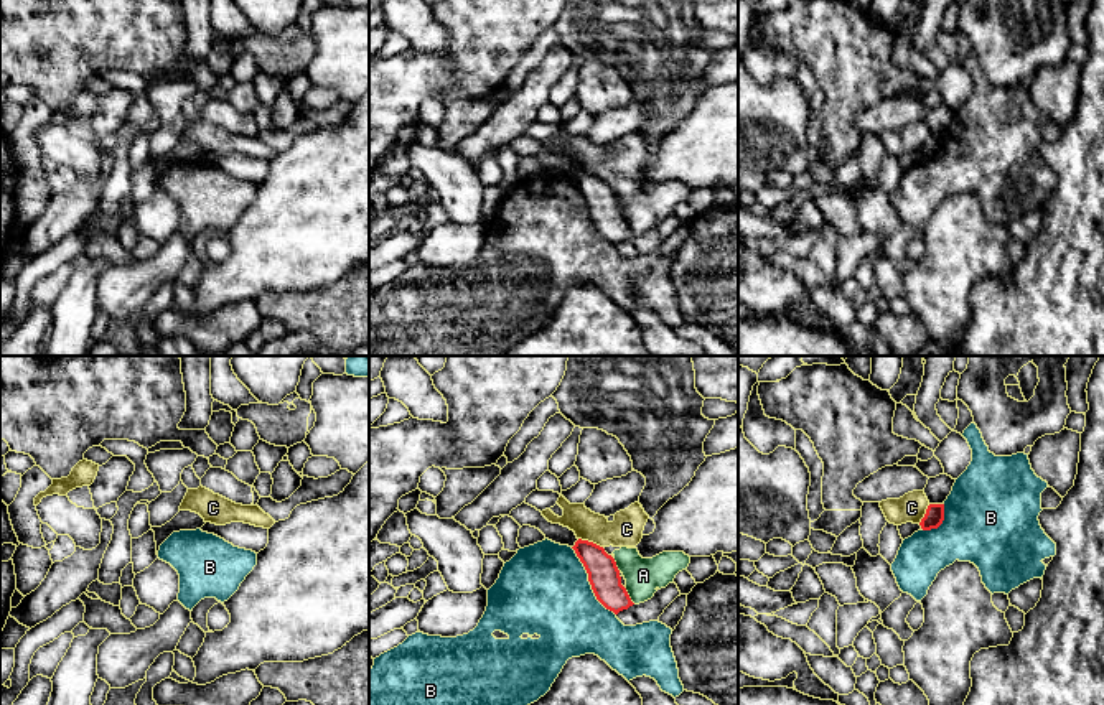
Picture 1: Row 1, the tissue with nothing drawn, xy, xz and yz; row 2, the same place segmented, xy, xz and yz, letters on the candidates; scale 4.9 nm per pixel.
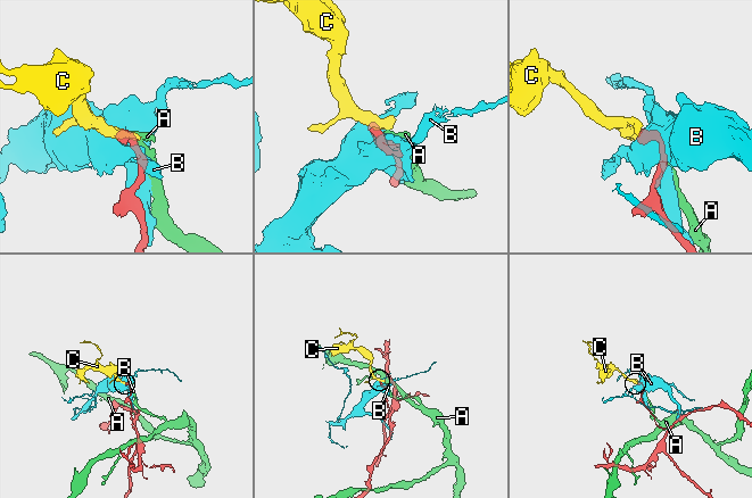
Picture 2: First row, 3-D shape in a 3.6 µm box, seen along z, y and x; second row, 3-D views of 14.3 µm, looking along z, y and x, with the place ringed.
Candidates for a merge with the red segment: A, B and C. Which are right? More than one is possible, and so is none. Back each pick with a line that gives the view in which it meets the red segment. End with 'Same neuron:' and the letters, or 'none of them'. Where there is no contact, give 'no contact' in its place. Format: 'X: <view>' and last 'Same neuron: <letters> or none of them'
Same neuron: none of them

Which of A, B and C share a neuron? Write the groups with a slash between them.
A C / B

